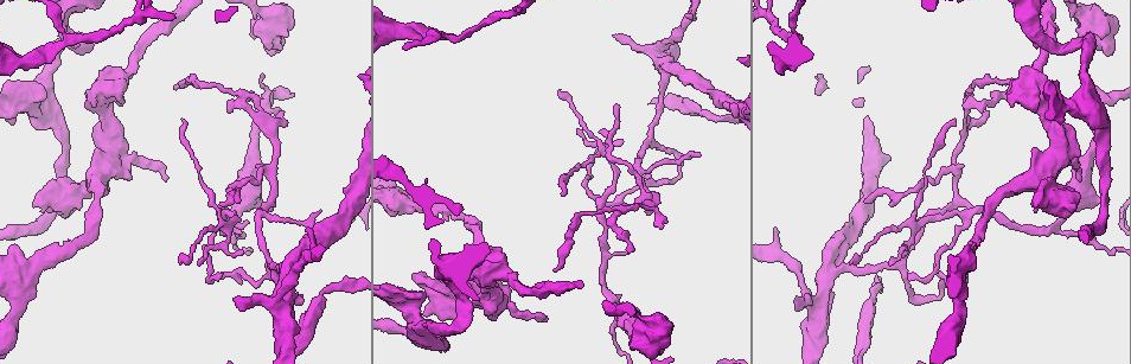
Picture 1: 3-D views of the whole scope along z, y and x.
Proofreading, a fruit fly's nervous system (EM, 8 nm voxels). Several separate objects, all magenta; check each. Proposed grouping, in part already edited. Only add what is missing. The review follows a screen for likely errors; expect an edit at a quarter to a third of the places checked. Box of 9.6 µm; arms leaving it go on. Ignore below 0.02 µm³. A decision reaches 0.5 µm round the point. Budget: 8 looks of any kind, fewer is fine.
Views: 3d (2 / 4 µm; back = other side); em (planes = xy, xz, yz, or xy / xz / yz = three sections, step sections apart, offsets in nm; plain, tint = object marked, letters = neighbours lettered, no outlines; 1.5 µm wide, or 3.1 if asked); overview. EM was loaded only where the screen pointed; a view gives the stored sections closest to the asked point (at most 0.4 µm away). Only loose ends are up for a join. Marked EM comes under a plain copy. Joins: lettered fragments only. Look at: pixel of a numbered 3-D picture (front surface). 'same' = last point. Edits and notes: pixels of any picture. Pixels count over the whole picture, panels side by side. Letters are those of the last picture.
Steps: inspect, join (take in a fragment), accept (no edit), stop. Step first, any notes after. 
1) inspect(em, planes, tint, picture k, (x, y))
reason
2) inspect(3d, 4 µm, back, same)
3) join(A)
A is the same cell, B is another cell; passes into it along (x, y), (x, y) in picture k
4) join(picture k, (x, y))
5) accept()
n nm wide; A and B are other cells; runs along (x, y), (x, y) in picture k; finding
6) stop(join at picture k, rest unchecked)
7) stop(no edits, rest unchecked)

inspect(em, xy, step 8, letters, picture 1, (626, 254))
tapers out

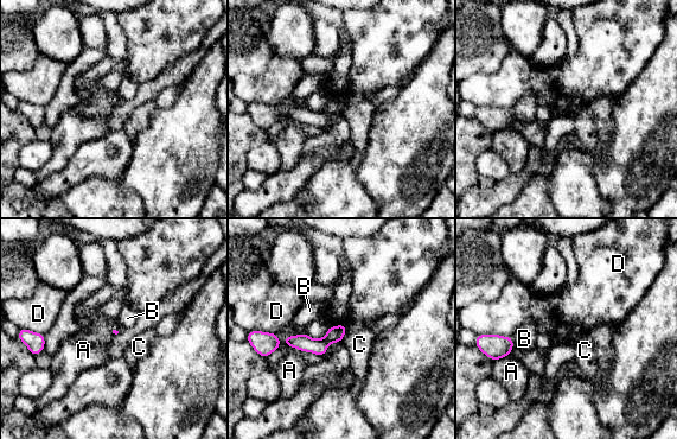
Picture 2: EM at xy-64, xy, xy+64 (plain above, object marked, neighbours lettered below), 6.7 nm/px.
inspect(em, planes, letters, same)
cut it another way

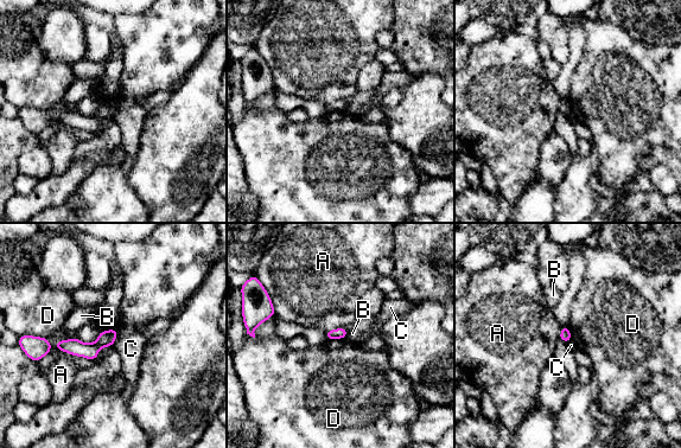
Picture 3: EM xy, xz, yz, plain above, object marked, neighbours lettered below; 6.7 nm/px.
accept()
80 nm wide; A, B, C and D are other cells; border along (119, 334), (112, 345) in picture 3; no lettered fragment goes on from it

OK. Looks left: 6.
inspect(3d, 2 µm, picture 1, (130, 178))
branch stops here

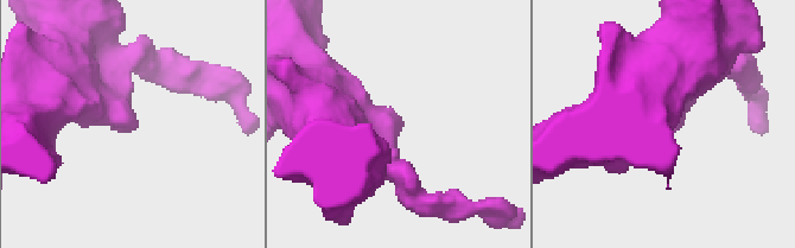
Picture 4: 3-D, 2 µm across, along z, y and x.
inspect(em, xy, step 4, tint, picture 4, (399, 130))

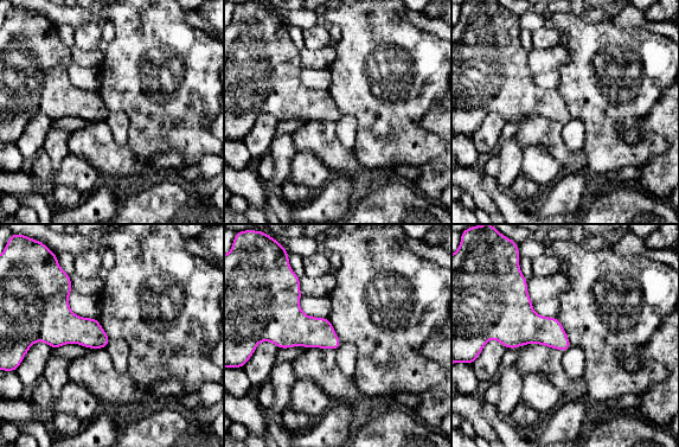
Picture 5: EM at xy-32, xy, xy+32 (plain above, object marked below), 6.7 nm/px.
inspect(em, planes, letters, same)
another direction

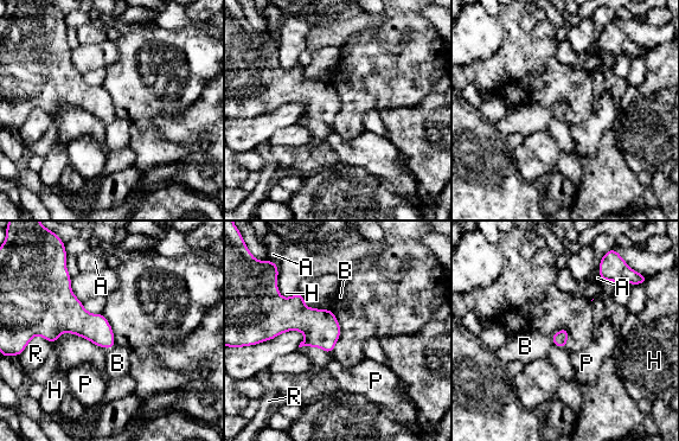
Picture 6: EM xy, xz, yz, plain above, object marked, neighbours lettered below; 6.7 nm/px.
accept()
A, B, H, P and R are other cells; border along (549, 337), (557, 346), (564, 349) in picture 6; no lettered fragment goes on from it

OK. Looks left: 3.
inspect(em, planes, letters, picture 1, (553, 271))
thin end

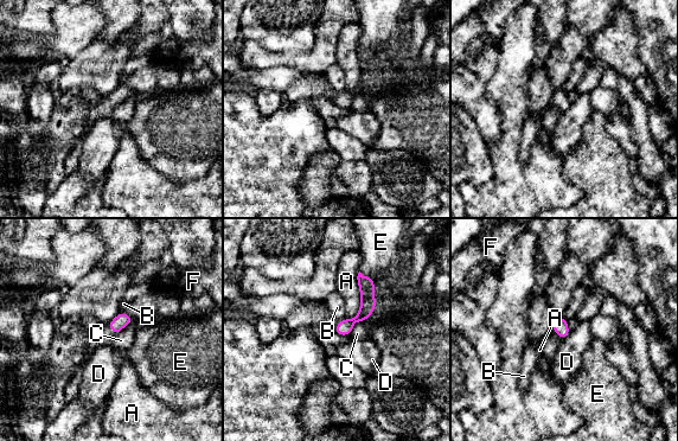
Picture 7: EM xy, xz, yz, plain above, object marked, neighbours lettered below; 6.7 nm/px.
accept()
A touches over 340 nm; A, B, C, D, E and F are other cells; runs along (369, 280), (366, 308), (341, 332) in picture 7; none of them fits

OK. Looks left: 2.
stop(no edits, rest unchecked)

